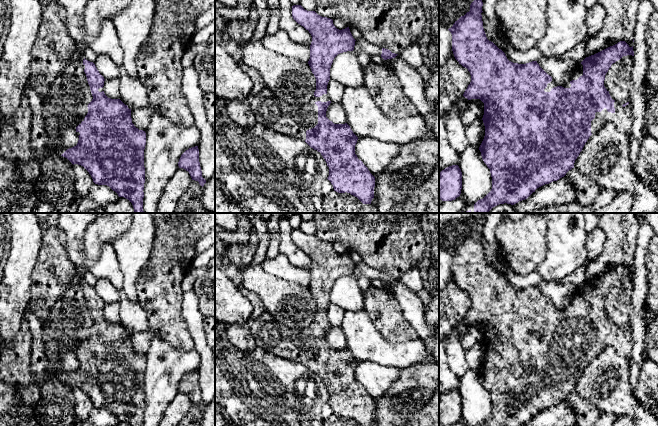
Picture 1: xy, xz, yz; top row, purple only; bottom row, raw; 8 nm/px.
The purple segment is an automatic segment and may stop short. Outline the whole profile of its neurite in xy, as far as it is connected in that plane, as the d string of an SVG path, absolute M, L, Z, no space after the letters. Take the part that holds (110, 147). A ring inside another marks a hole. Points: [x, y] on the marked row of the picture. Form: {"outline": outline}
{"outline": "M84 58L83 69L93 96L88 104L88 113L76 127L78 143L72 148L58 148L56 153L67 158L73 165L83 166L91 175L93 182L107 185L119 197L128 199L134 208L134 213L144 213L144 149L146 133L132 123L131 109L120 99L108 98L104 93L104 77L95 64Z"}

